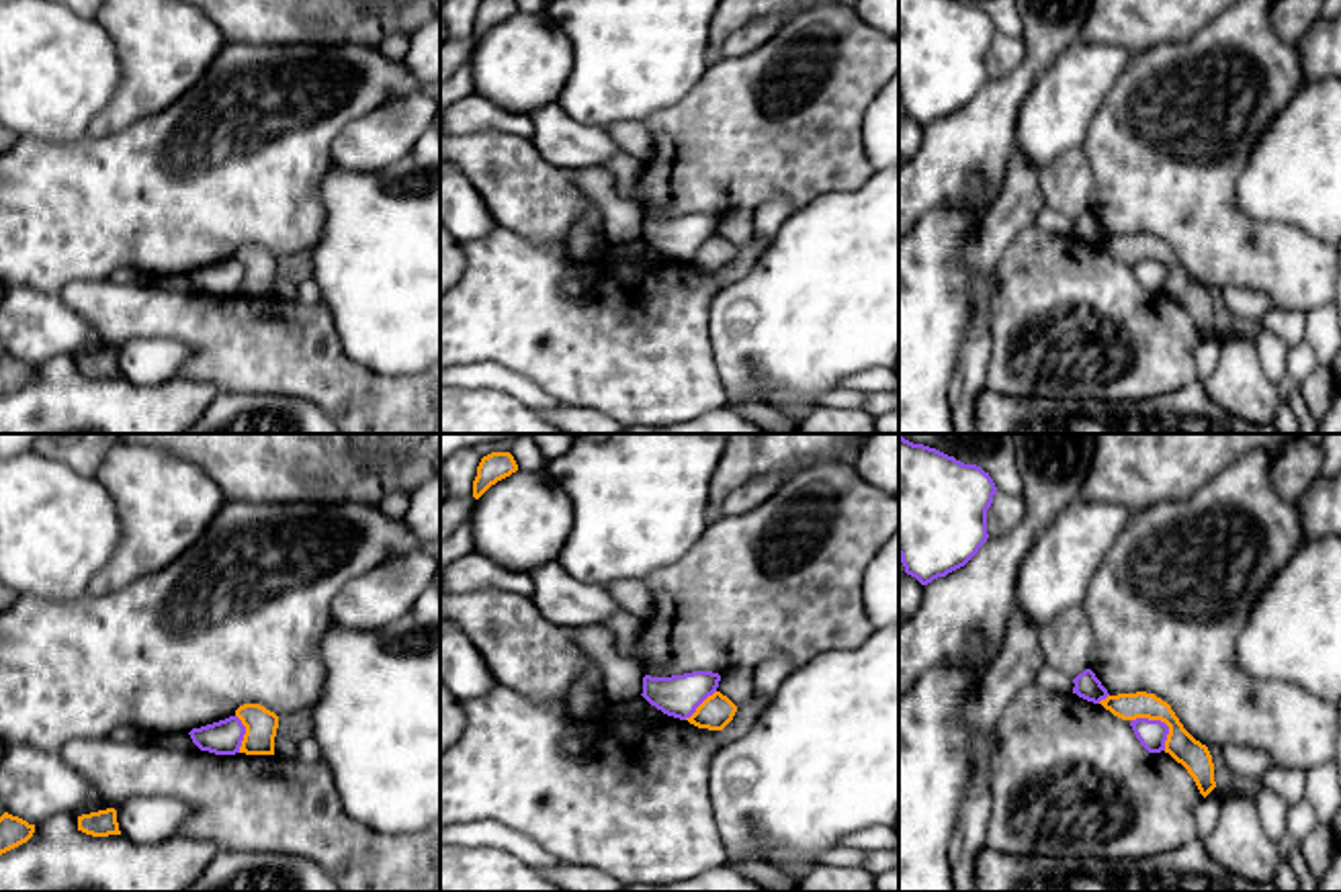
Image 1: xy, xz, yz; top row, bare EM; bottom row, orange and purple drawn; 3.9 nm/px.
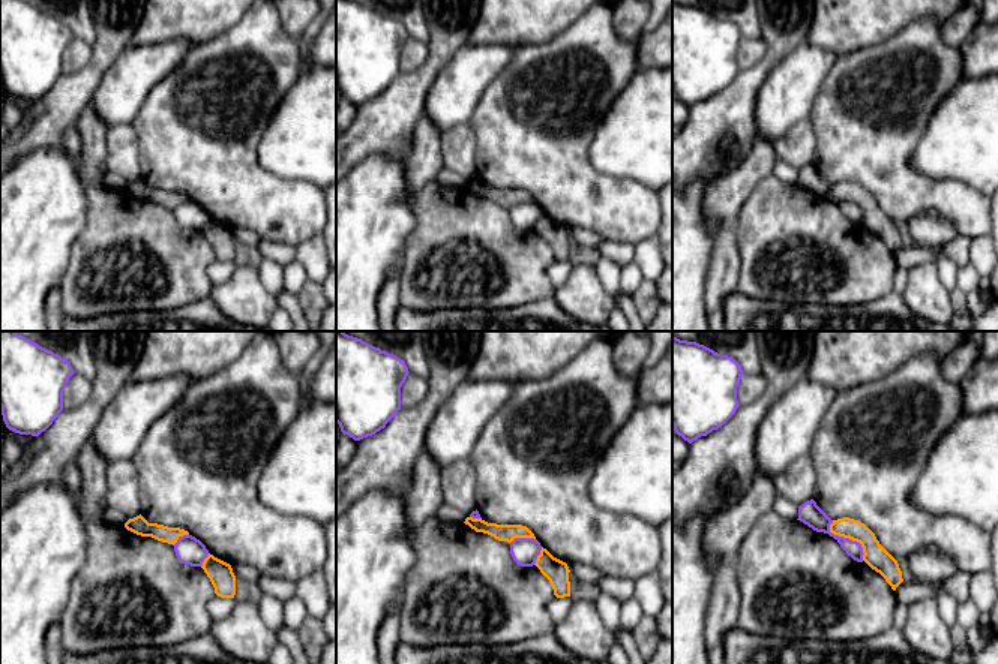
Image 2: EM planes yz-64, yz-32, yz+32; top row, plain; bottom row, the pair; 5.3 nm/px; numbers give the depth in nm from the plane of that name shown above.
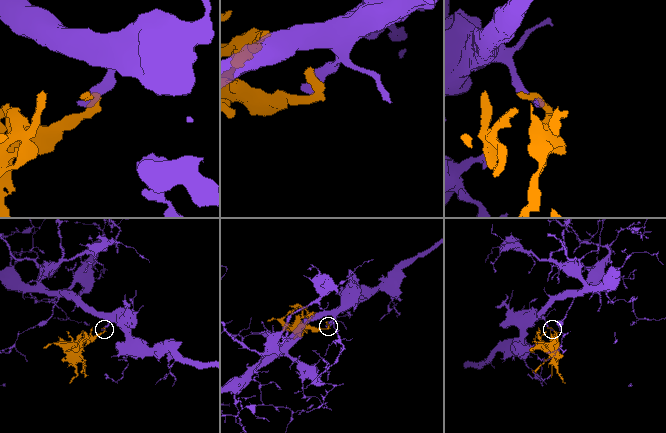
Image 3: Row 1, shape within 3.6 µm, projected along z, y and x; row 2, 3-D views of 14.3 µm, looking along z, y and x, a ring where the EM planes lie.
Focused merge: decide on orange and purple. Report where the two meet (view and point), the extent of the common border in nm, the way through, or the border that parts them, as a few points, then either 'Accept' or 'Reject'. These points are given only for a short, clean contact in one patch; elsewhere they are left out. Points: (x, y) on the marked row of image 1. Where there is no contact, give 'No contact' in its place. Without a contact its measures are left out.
Touches orange at yz (1161, 721). Shared border 190 nm. Boundary: yz (1131, 719), (1159, 719), (1168, 727), (1165, 749). Reject

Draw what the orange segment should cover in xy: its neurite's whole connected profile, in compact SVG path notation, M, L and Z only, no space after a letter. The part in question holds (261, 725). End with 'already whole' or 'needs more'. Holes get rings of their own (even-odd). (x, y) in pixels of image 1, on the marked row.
M244 704L235 710L235 716L246 726L240 753L274 755L274 737L278 728L278 716L274 712L260 704Z | already whole

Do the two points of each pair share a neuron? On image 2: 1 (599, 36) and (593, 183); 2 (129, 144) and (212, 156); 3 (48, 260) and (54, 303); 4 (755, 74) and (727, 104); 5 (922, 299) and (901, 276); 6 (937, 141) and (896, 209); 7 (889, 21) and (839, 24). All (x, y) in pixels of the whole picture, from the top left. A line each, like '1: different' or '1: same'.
1: same
2: different
3: different
4: same
5: different
6: different
7: same

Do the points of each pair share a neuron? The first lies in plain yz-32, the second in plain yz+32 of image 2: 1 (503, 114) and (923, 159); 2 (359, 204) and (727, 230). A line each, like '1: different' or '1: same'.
1: different
2: different

